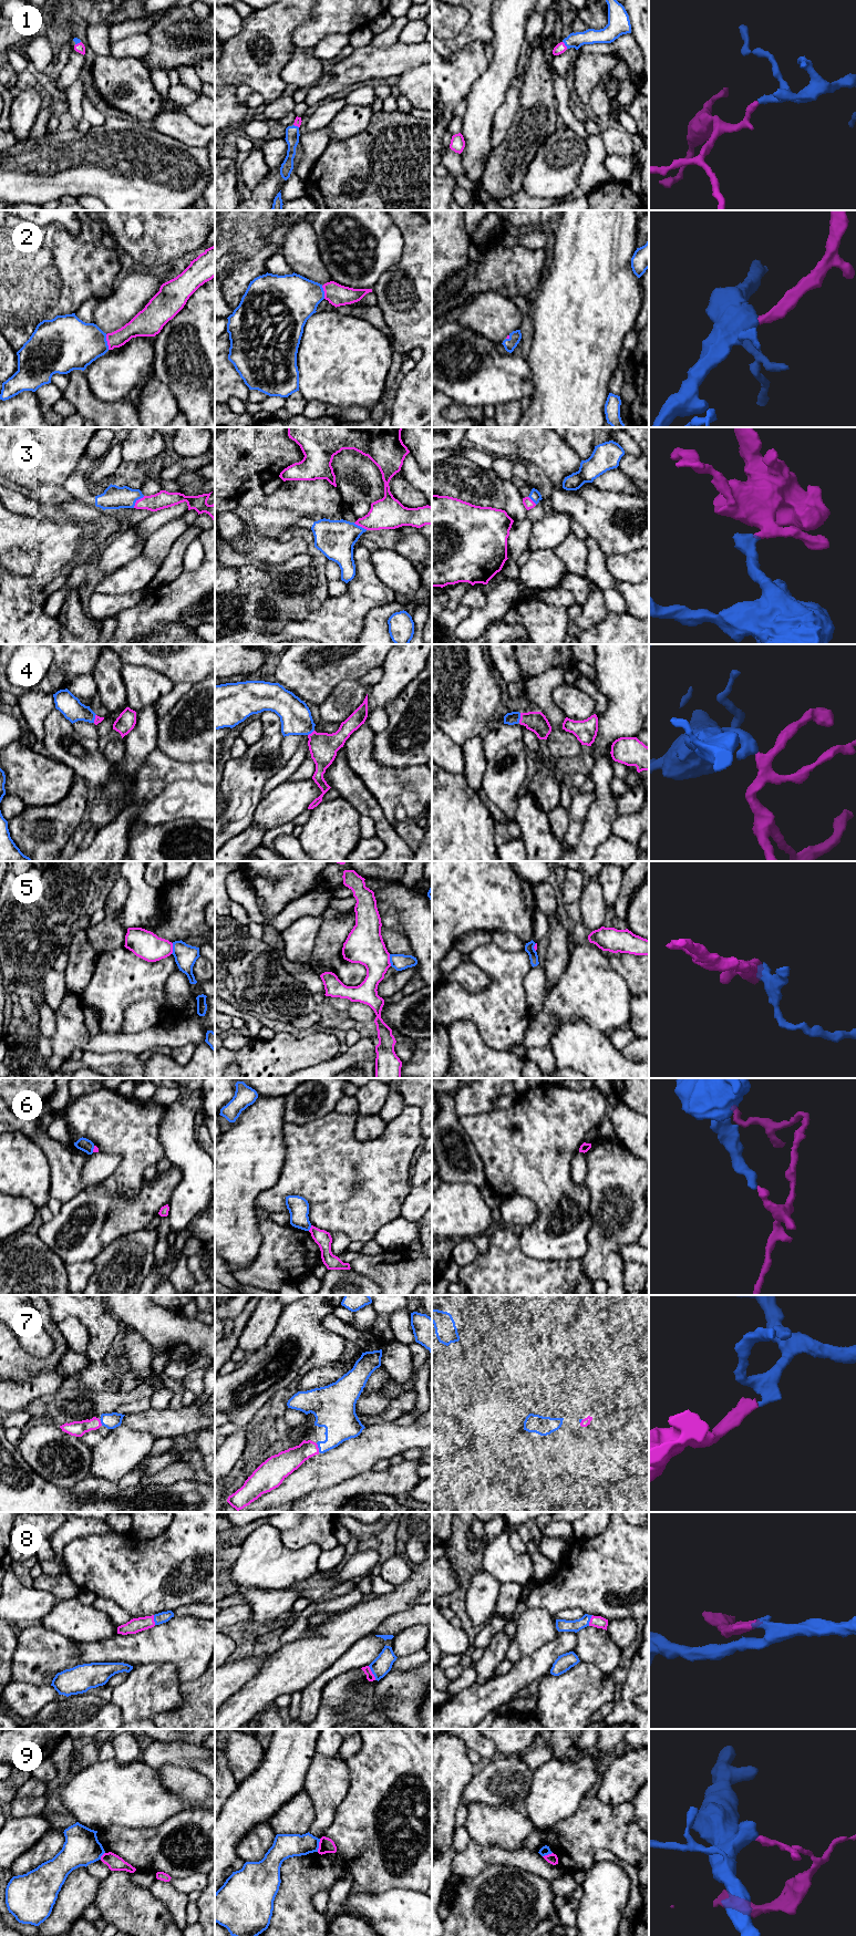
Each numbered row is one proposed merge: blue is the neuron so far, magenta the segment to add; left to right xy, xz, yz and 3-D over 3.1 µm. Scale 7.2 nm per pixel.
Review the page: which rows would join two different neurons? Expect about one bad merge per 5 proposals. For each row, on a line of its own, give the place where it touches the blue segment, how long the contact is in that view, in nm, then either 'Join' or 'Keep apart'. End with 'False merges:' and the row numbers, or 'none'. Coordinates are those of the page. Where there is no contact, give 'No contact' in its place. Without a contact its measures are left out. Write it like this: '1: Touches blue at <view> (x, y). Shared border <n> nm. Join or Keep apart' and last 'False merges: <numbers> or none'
1: Touches blue at yz (565, 44). Shared border 70 nm. Join
2: Touches blue at xy (106, 342). Shared border 110 nm. Join
3: Touches blue at xy (137, 499). Shared border 120 nm. Join
4: Touches blue at yz (519, 717). Shared border 70 nm. Join
5: Touches blue at xz (390, 960). Shared border 90 nm. Keep apart
6: Touches blue at xz (310, 1227). Shared border 50 nm. Keep apart
7: Touches blue at xz (318, 1447). Shared border 70 nm. Join
8: Touches blue at xz (372, 1673). Shared border 120 nm. Join
9: Touches blue at xz (318, 1845). Shared border 100 nm. Keep apart
False merges: 5, 6, 9

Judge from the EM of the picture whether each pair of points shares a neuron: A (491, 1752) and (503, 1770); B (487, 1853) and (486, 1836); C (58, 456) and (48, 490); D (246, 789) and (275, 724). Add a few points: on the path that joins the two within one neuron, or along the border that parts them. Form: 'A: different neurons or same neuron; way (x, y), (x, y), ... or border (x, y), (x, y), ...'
A: different neurons; border (497, 1757), (490, 1761)
B: different neurons; border (471, 1839), (480, 1844), (497, 1845), (512, 1850)
C: different neurons; border (62, 484), (42, 484), (34, 492), (29, 492)
D: same neuron; way (249, 773), (251, 757), (268, 741)

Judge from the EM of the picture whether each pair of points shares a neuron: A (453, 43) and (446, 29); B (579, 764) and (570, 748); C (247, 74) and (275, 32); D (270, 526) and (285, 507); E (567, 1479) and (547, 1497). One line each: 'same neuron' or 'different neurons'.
A: different neurons
B: different neurons
C: same neuron
D: same neuron
E: same neuron

